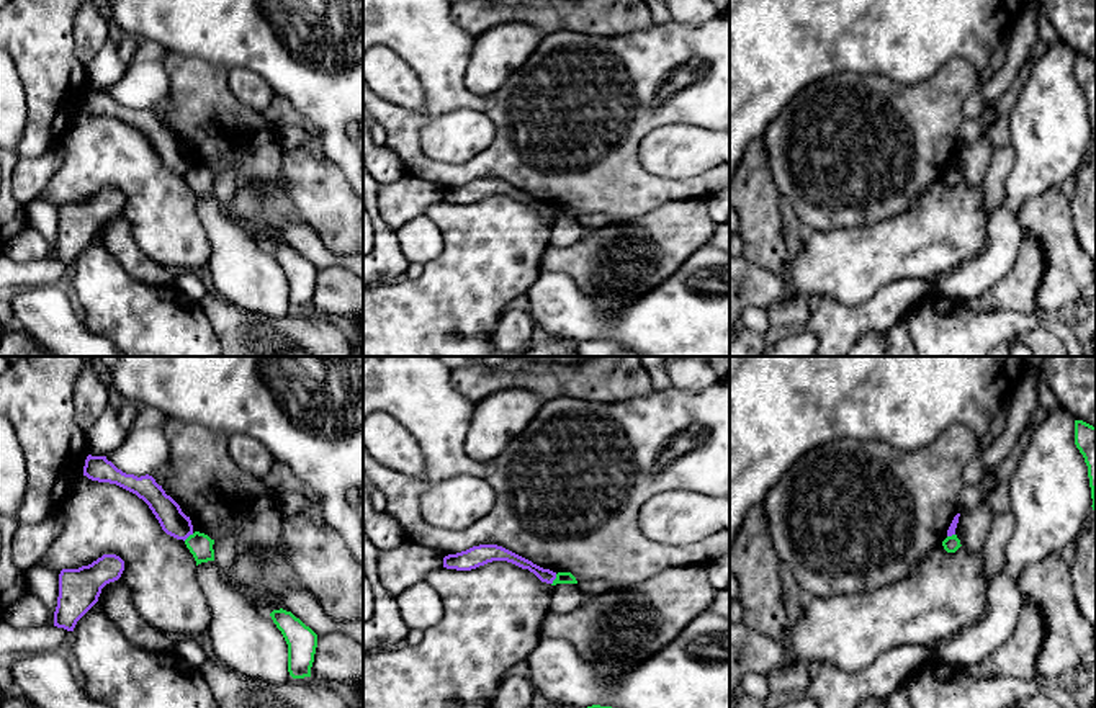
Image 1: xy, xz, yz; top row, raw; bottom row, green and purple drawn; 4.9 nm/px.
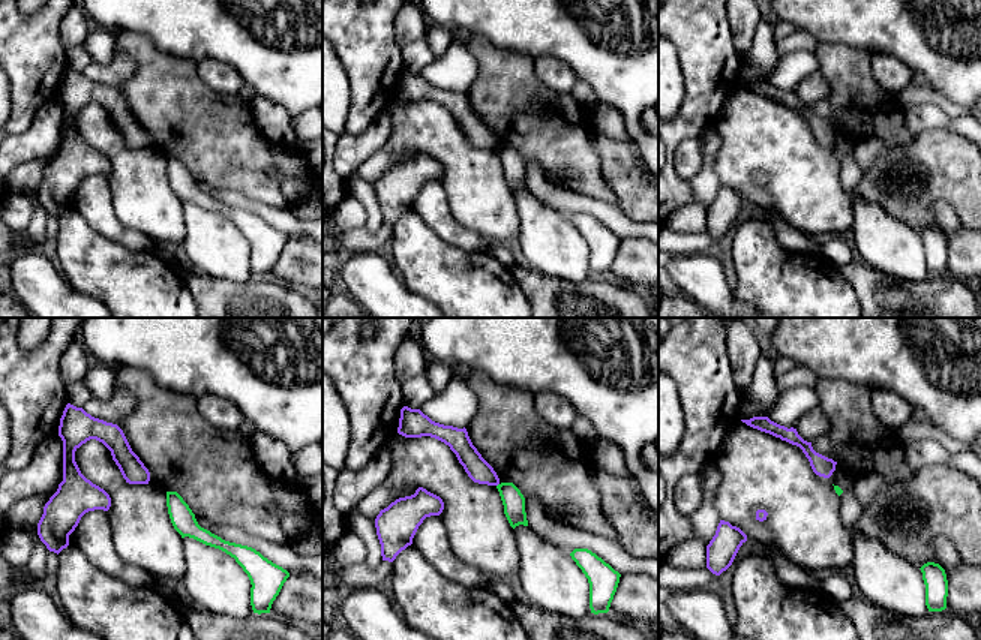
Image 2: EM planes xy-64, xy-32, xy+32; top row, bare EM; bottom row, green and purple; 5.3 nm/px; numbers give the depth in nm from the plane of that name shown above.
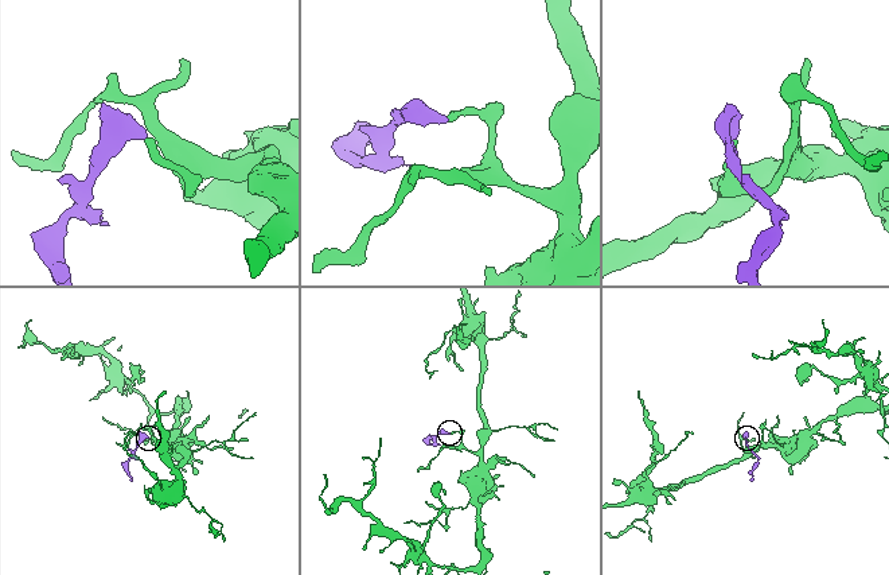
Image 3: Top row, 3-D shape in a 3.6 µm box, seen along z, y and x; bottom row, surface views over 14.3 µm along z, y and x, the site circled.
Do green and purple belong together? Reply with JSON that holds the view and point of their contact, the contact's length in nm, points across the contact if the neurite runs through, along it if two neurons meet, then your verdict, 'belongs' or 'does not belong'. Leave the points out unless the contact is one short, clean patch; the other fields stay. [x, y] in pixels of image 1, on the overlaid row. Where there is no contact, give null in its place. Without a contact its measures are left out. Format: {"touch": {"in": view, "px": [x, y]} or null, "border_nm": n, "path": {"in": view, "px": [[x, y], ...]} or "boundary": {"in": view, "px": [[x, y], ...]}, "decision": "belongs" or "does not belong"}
{"touch": {"in": "xz", "px": [555, 579]}, "border_nm": 60, "boundary": {"in": "xz", "px": [[556, 574], [552, 584]]}, "decision": "does not belong"}

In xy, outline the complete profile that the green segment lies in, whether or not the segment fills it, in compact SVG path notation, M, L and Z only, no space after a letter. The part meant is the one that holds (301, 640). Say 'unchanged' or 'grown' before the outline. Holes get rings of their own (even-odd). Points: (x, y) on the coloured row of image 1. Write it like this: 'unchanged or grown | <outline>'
unchanged | M283 608L270 613L288 644L288 672L293 679L311 677L317 648L317 634L291 612Z

